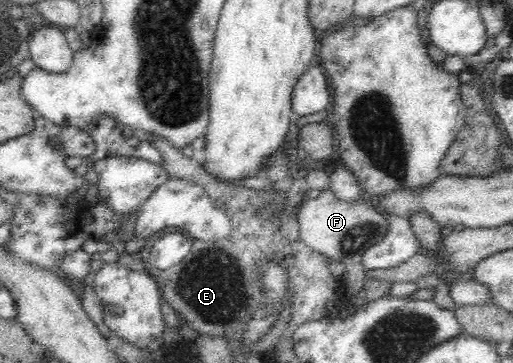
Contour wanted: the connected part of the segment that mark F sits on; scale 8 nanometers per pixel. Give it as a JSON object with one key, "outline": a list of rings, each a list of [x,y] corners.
{"outline":[[[328,188],[322,190],[316,198],[305,197],[293,213],[297,215],[297,225],[300,229],[299,240],[314,252],[345,265],[344,301],[350,301],[368,282],[366,271],[362,266],[363,253],[367,252],[371,246],[381,242],[387,234],[388,220],[385,215],[365,198],[345,202],[337,199]]]}

